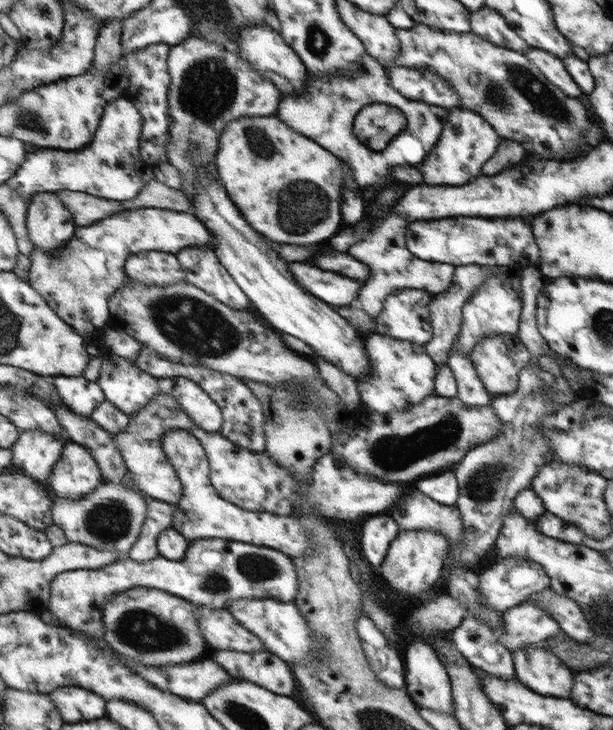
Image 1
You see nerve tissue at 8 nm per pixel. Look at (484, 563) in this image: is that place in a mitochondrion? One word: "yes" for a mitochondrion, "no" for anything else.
no

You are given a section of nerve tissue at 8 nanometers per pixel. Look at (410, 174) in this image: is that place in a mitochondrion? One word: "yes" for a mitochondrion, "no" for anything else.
no

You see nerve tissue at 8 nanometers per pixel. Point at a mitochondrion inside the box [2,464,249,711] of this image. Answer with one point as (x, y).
(142, 631)

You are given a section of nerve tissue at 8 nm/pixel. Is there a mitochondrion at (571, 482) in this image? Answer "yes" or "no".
yes

